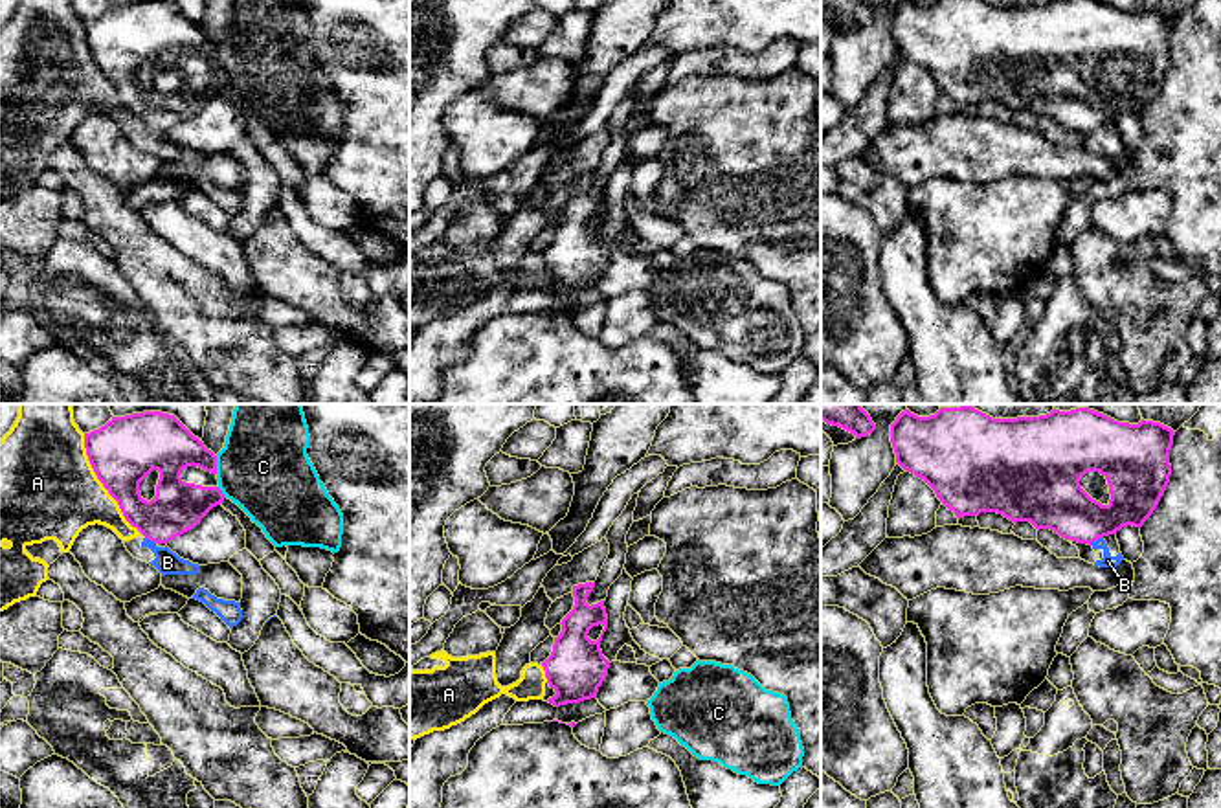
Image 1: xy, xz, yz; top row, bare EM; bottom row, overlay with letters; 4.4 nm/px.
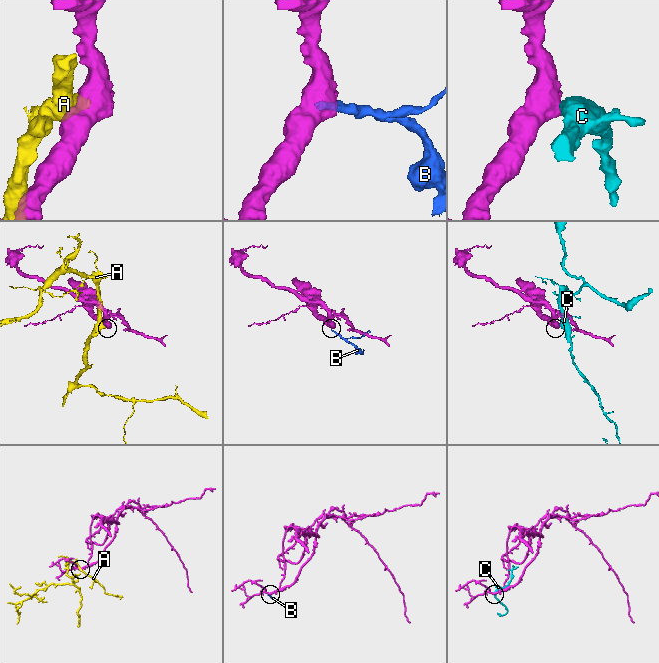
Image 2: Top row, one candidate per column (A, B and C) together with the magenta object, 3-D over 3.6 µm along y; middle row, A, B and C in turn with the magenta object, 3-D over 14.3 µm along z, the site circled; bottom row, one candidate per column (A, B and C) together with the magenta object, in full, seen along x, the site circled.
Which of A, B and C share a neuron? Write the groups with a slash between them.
A B / C

